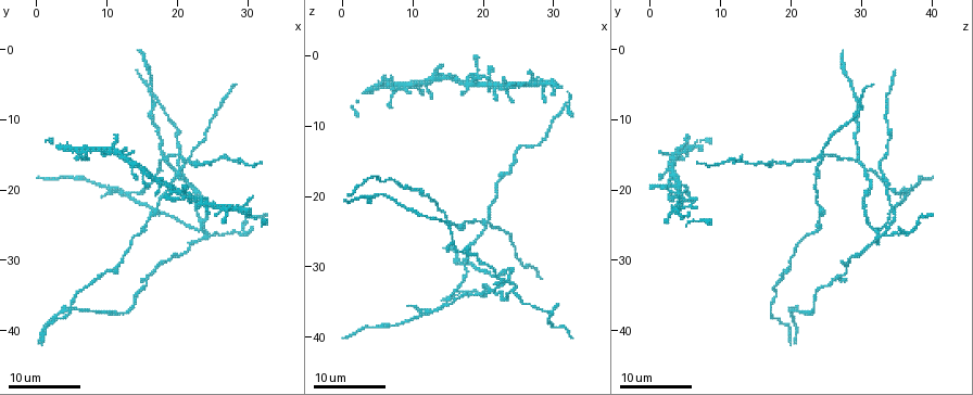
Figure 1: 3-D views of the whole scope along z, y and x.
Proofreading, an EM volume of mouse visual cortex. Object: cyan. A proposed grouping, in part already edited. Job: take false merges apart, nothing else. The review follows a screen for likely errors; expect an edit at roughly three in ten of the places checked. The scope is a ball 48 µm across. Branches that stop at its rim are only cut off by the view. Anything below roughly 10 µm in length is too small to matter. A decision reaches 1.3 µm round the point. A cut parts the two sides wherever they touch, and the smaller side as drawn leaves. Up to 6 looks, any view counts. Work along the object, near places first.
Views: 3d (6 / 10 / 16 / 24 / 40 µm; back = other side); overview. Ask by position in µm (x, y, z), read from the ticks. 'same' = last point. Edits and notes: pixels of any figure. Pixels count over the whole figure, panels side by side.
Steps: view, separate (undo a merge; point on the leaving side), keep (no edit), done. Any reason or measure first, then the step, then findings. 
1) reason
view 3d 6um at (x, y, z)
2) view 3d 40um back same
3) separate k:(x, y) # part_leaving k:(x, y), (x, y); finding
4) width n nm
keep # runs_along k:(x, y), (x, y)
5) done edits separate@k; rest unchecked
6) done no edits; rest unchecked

view 3d 24um at (24.0, 27.0, 32.5)

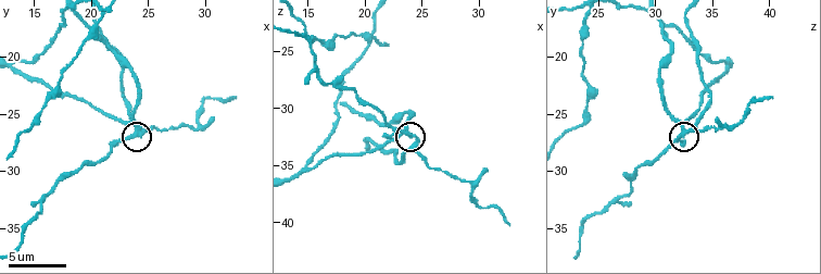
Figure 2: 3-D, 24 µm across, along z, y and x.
view 3d 10um at (23.6, 27.0, 32.0)

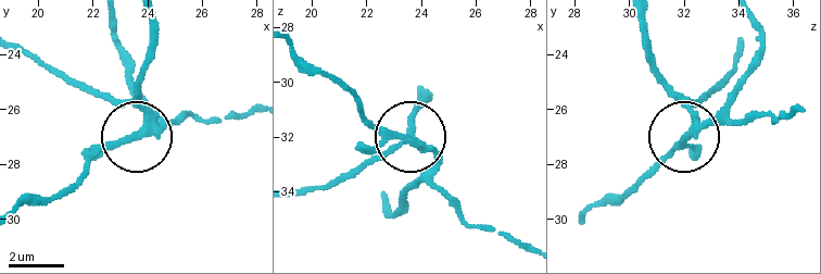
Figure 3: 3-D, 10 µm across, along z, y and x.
closer look
view 3d 6um at (23.5, 27.0, 32.2)

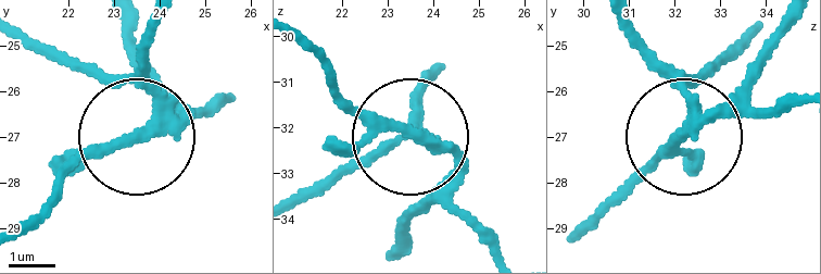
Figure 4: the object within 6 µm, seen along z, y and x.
side_arm 90 um
separate 4:(101, 82) # part_leaving 4:(162, 98), (150, 66), (159, 20); two cells meet here

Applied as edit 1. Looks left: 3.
three arms meet
view 3d 10um at (29.2, 26.2, 36.4)

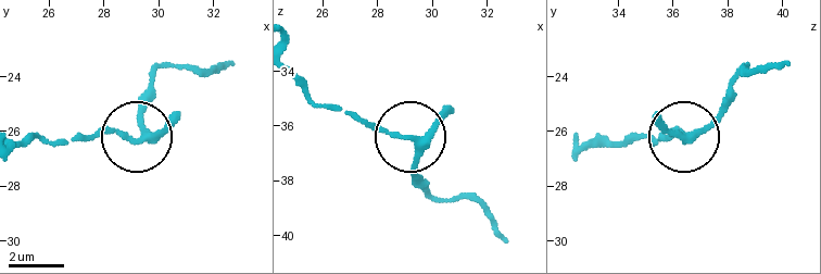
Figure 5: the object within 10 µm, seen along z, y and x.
arms 3
keep # runs_along 5:(24, 142), (59, 145), (108, 133), (134, 138), (148, 98); one cell here

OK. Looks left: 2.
side arm on a straight run
view 3d 6um at (15.8, 32.8, 26.4)

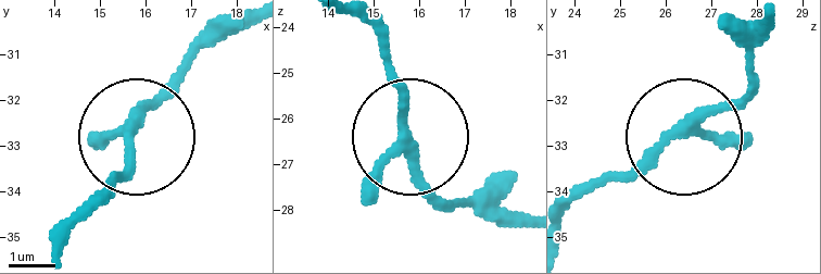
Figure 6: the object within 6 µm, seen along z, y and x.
keep # runs_along 6:(518, 228), (449, 201), (421, 170), (390, 34); all the same cell

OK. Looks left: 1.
done edits separate@4; rest unchecked

